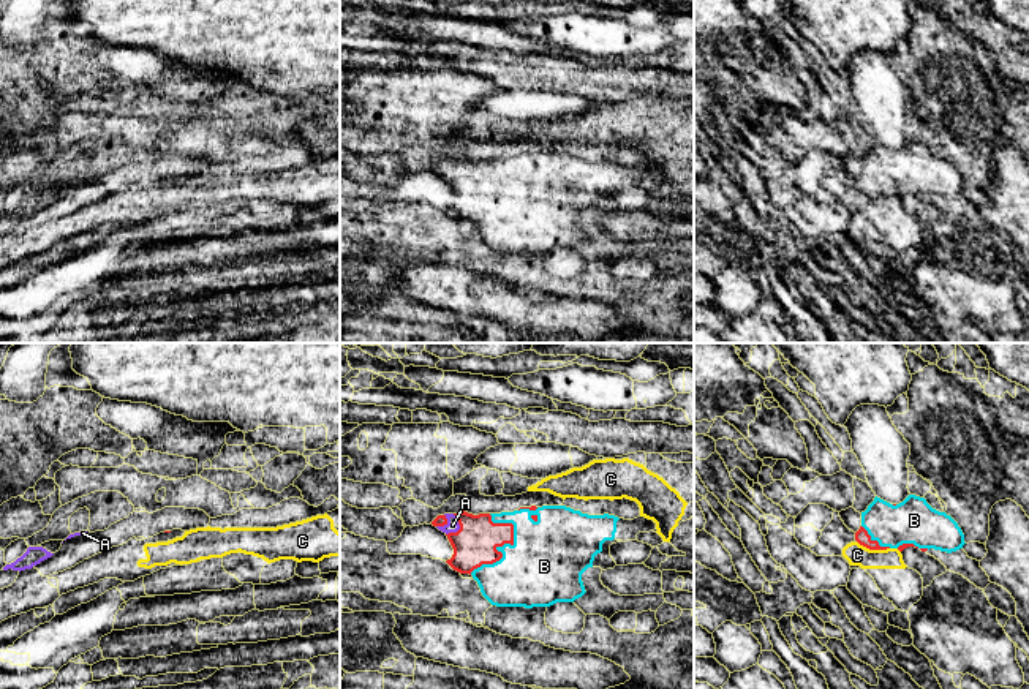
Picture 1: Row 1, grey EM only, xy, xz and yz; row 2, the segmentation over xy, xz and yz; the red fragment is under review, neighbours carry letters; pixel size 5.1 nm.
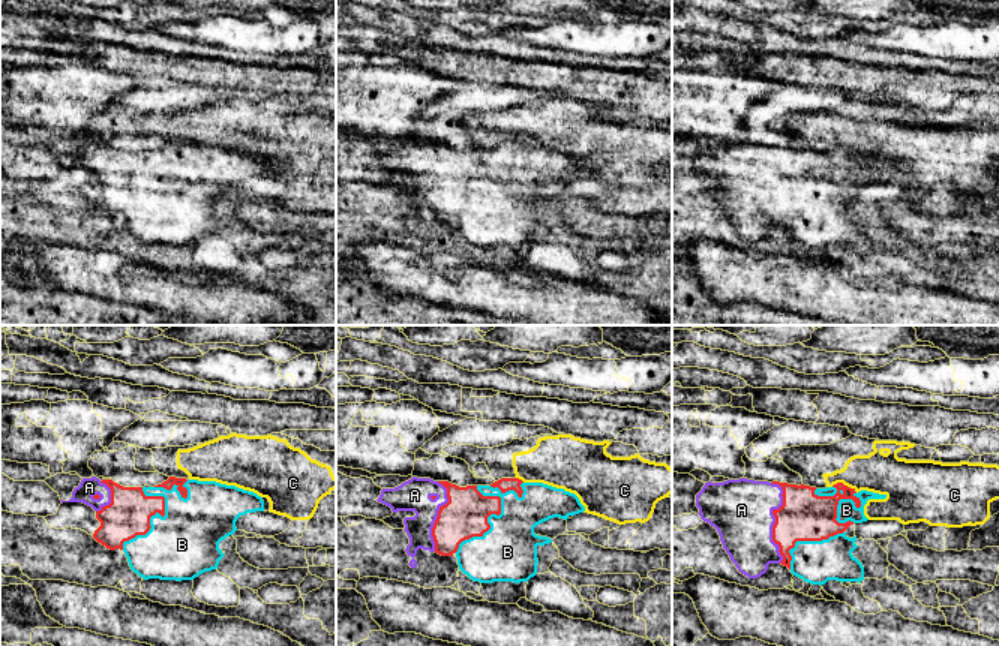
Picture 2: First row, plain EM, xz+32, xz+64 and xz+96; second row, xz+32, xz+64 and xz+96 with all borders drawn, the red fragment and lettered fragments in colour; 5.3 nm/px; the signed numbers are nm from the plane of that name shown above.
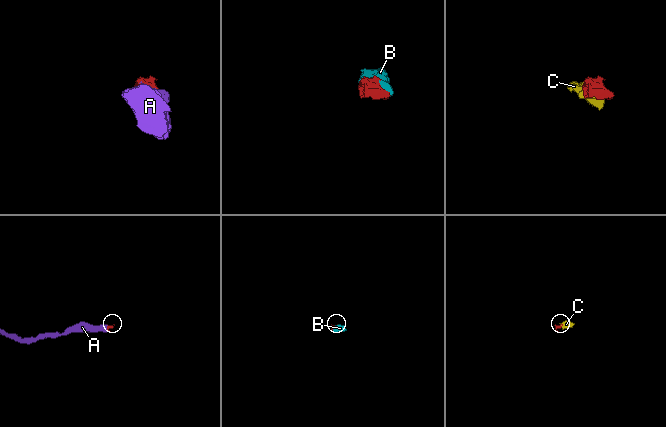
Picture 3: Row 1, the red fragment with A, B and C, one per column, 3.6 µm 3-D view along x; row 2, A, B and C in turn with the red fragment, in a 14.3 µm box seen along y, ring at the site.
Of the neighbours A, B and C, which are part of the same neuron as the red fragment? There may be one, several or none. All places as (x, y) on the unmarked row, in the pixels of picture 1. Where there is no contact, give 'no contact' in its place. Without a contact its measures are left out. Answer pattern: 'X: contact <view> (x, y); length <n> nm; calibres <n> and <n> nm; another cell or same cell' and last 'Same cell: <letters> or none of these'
A: contact xz (460, 174); length 120 nm; calibres 220 and 70 nm; same cell
B: contact xz (497, 196); length 340 nm; calibres 220 and 380 nm; same cell
C: contact yz (873, 195); length 170 nm; calibres 70 and 110 nm; another cell
Same cell: A, B

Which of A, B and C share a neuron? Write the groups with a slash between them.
A B / C

